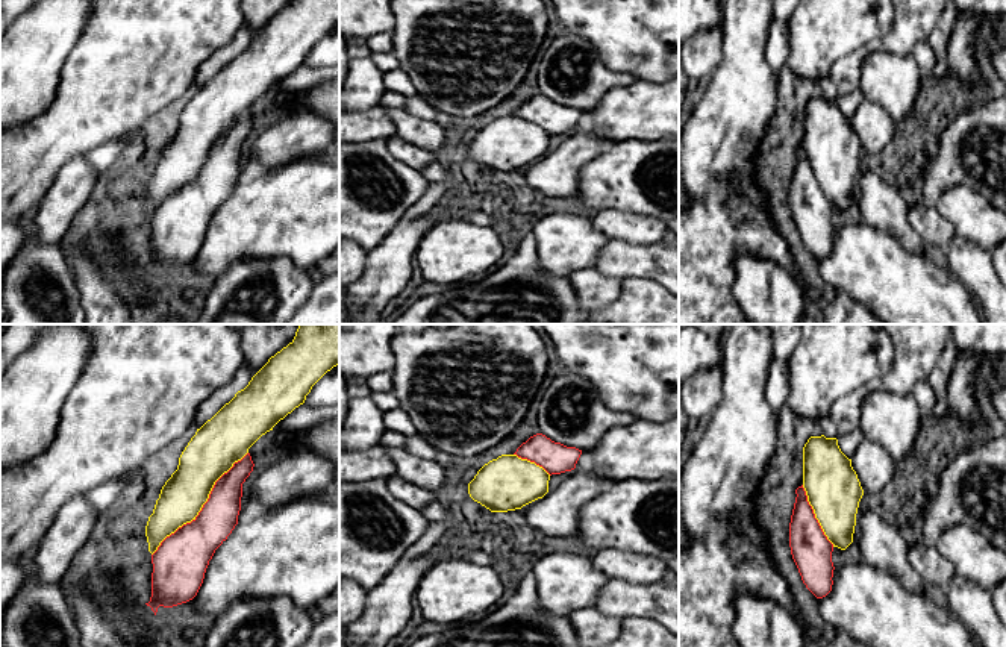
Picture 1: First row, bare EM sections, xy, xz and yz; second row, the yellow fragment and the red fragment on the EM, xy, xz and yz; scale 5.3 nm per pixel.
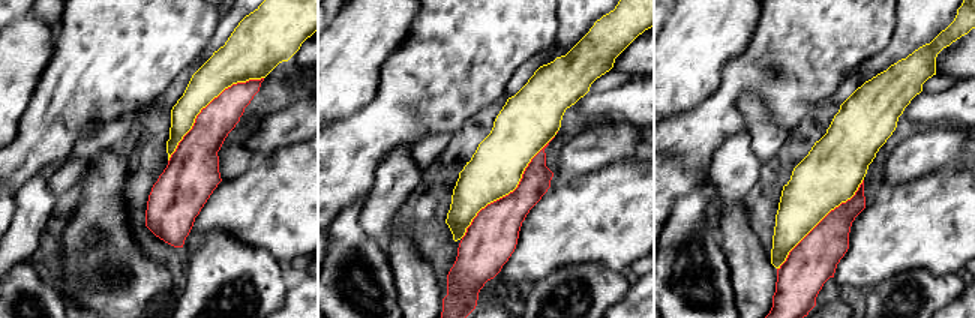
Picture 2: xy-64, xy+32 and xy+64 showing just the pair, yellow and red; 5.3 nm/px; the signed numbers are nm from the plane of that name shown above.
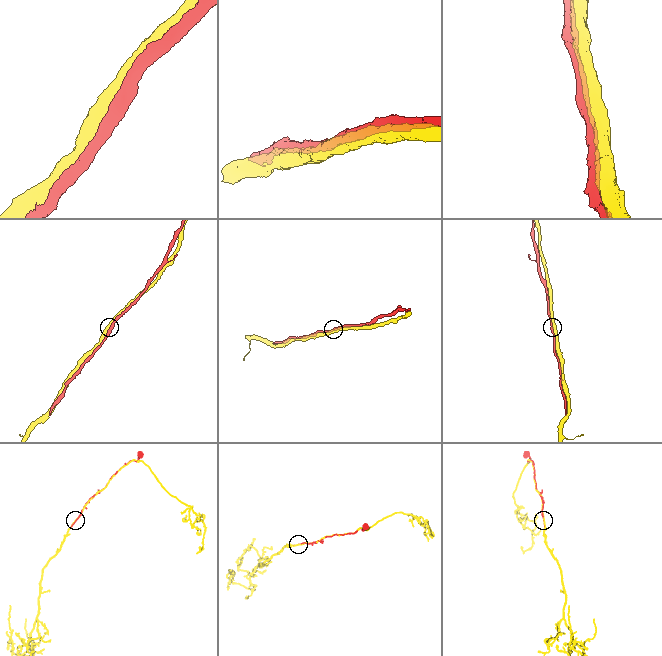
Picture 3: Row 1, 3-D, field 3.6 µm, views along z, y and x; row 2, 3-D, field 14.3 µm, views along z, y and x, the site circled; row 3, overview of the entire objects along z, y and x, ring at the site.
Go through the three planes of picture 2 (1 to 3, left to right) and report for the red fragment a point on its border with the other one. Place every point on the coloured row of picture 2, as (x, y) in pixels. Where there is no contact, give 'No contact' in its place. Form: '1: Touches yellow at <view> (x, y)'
1: Touches yellow at xy-64 (206, 105)
2: Touches yellow at xy+32 (510, 191)
3: Touches yellow at xy+64 (821, 219)

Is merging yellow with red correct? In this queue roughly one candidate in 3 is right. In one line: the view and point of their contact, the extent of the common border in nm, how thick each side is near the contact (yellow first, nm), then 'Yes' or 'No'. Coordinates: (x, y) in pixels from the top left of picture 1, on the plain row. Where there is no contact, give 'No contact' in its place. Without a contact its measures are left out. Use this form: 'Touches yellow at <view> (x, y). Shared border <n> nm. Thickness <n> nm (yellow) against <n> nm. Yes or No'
Touches yellow at xy (202, 167). Shared border 750 nm. Thickness 240 nm (yellow) against 240 nm. Yes

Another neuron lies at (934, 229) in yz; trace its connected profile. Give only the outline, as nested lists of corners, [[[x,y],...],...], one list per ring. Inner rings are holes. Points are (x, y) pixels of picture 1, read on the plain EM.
[[[911,206],[908,209],[908,220],[926,245],[945,250],[956,236],[953,224],[939,214],[936,206]]]

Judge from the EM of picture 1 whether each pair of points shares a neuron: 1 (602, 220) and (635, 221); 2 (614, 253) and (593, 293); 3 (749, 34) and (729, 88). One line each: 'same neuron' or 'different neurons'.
1: same neuron
2: different neurons
3: same neuron

